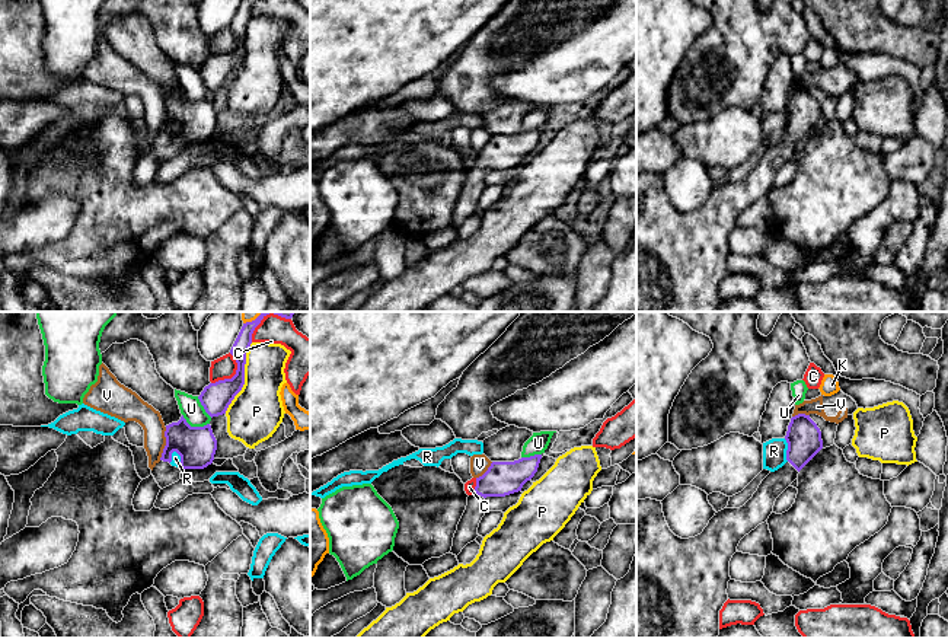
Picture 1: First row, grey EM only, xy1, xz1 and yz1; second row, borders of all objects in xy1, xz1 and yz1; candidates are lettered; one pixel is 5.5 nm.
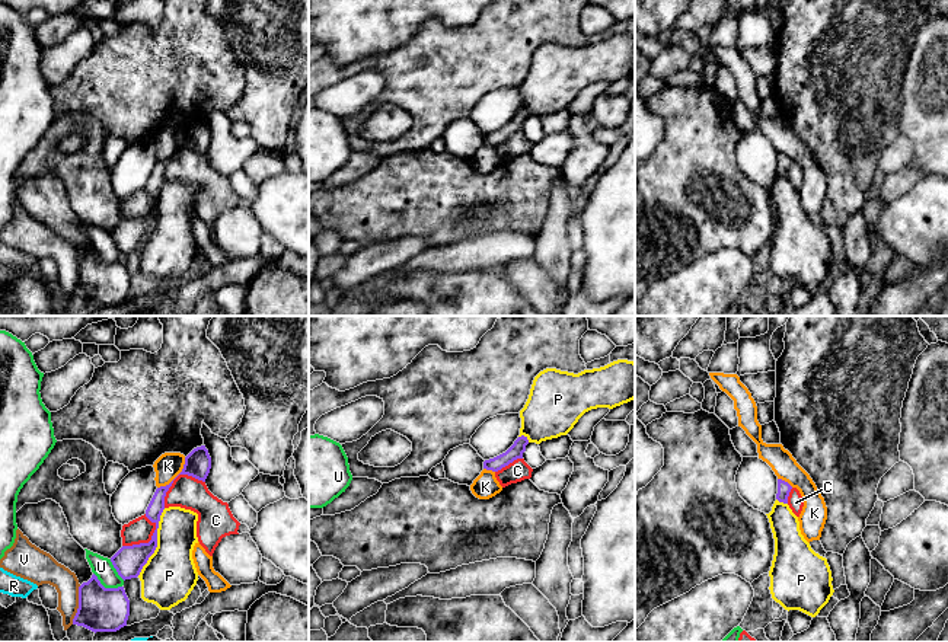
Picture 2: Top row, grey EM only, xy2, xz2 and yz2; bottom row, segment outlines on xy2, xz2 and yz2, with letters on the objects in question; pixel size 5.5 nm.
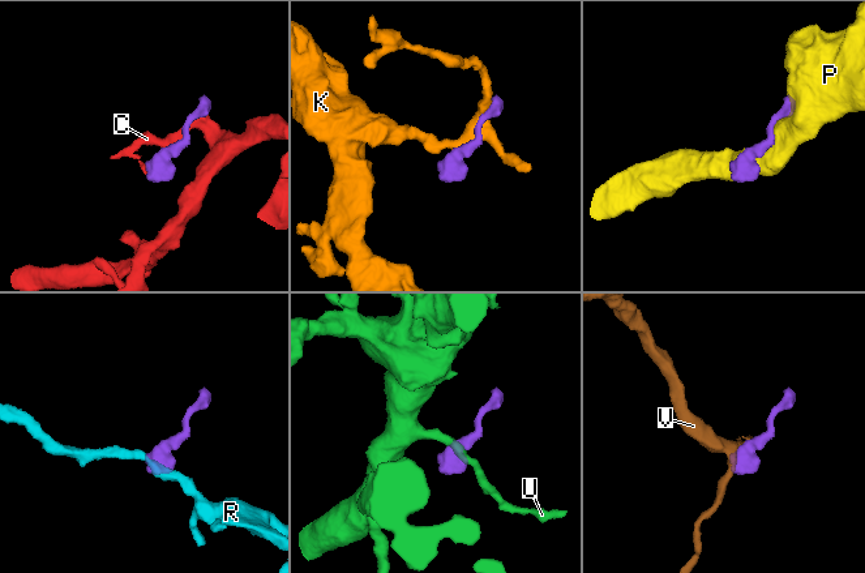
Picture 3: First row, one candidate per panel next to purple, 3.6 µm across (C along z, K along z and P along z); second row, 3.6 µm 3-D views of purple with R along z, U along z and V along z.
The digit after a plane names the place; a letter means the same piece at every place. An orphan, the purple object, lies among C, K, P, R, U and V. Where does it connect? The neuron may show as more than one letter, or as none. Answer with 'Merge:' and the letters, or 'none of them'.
Merge: none of them

